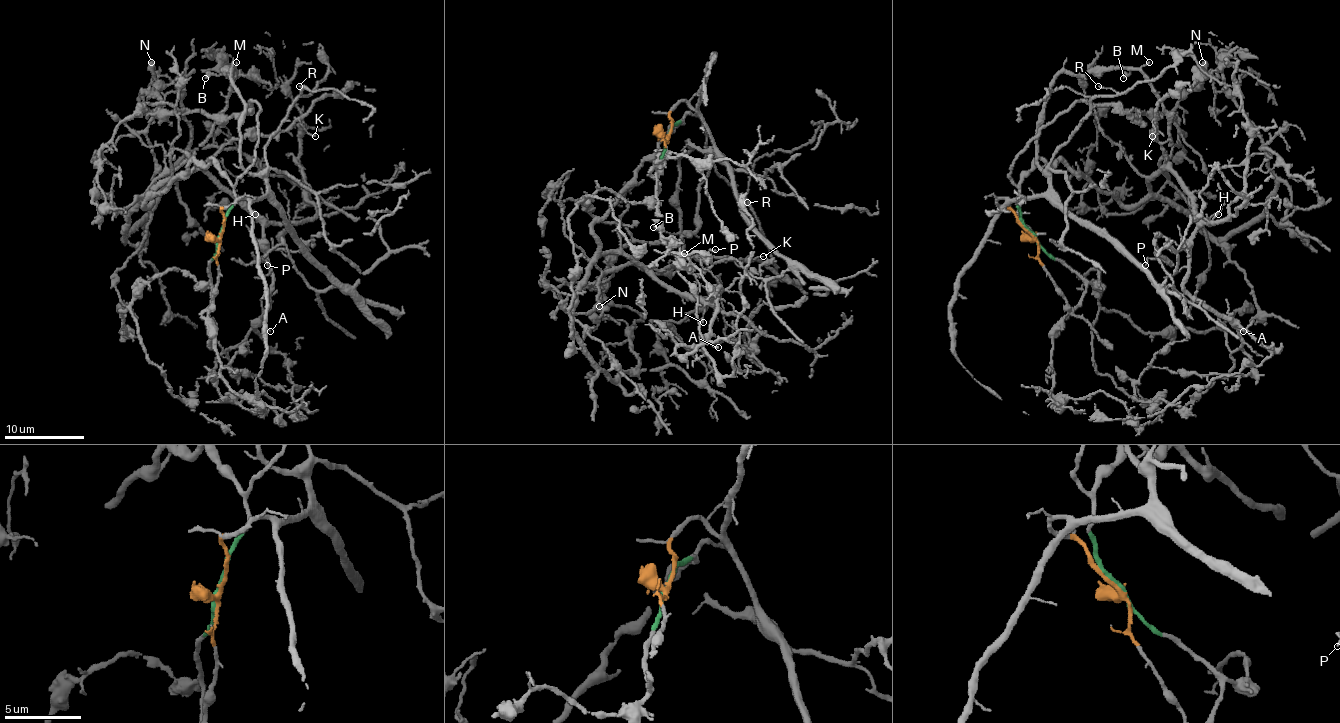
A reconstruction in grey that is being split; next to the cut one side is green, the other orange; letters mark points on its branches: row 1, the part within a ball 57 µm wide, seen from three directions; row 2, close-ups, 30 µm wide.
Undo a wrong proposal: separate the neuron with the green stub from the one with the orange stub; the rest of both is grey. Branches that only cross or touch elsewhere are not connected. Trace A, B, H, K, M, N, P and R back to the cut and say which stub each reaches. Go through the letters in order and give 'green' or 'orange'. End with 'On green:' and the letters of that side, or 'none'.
A: green
B: orange
H: green
K: green
M: orange
N: green
P: orange
R: orange
On green: A, H, K, N

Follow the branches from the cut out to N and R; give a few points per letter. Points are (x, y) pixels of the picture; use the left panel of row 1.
N: (220, 233), (234, 185), (210, 159), (146, 197), (124, 237), (190, 139), (178, 91), (156, 87), (150, 61)
R: (220, 233), (222, 209), (236, 201), (258, 199), (266, 191), (266, 143), (300, 95), (308, 93), (298, 85)

